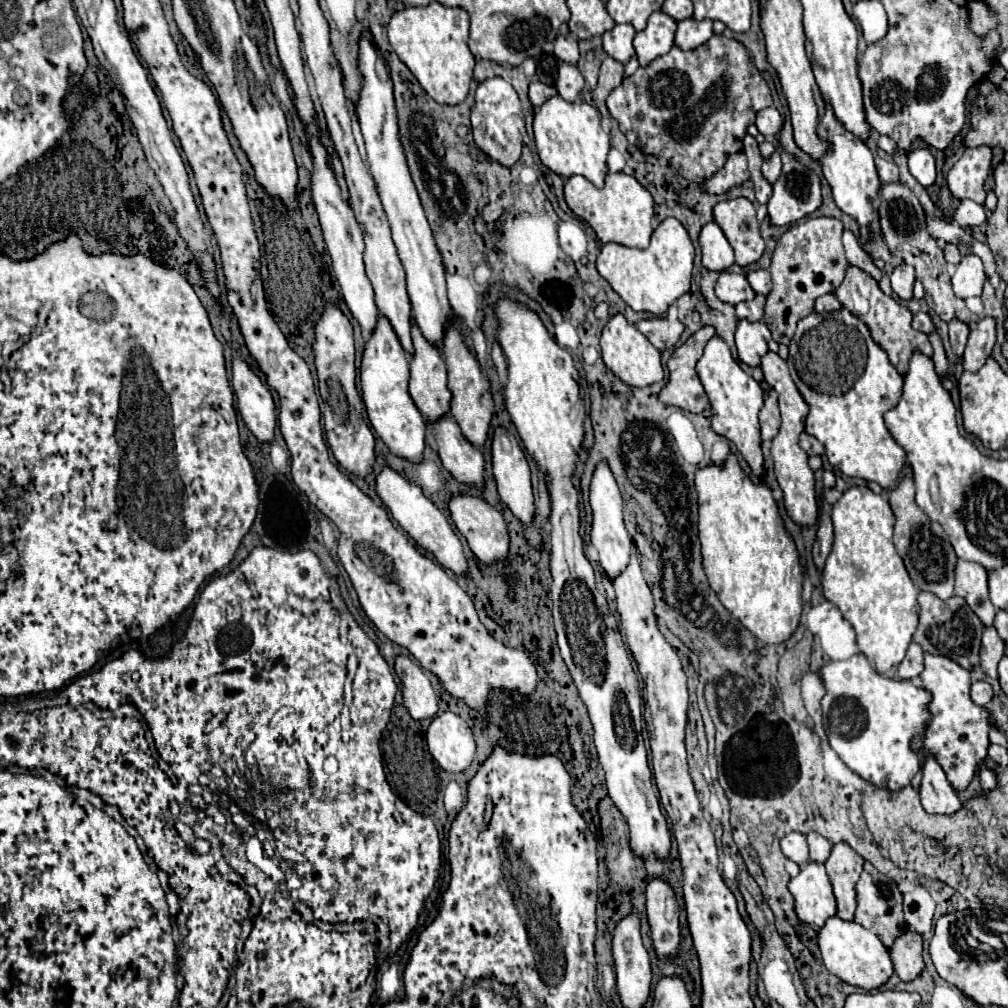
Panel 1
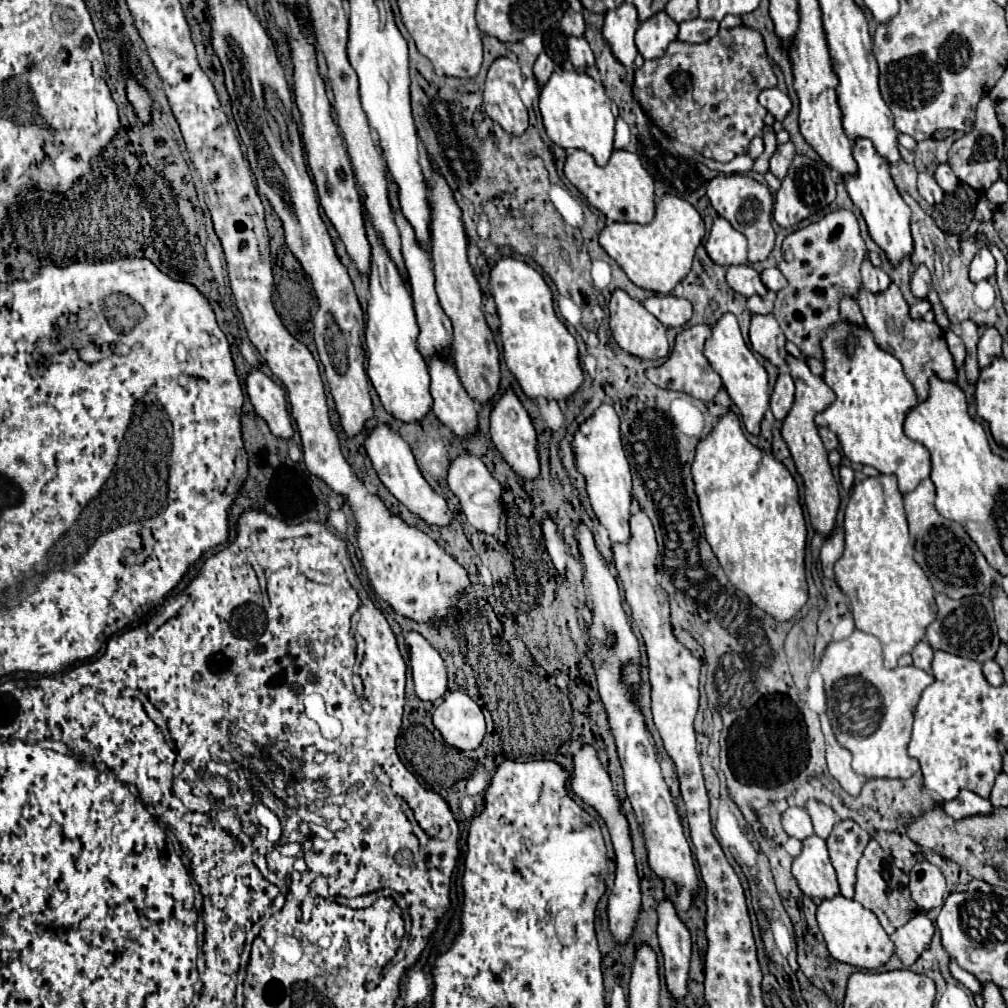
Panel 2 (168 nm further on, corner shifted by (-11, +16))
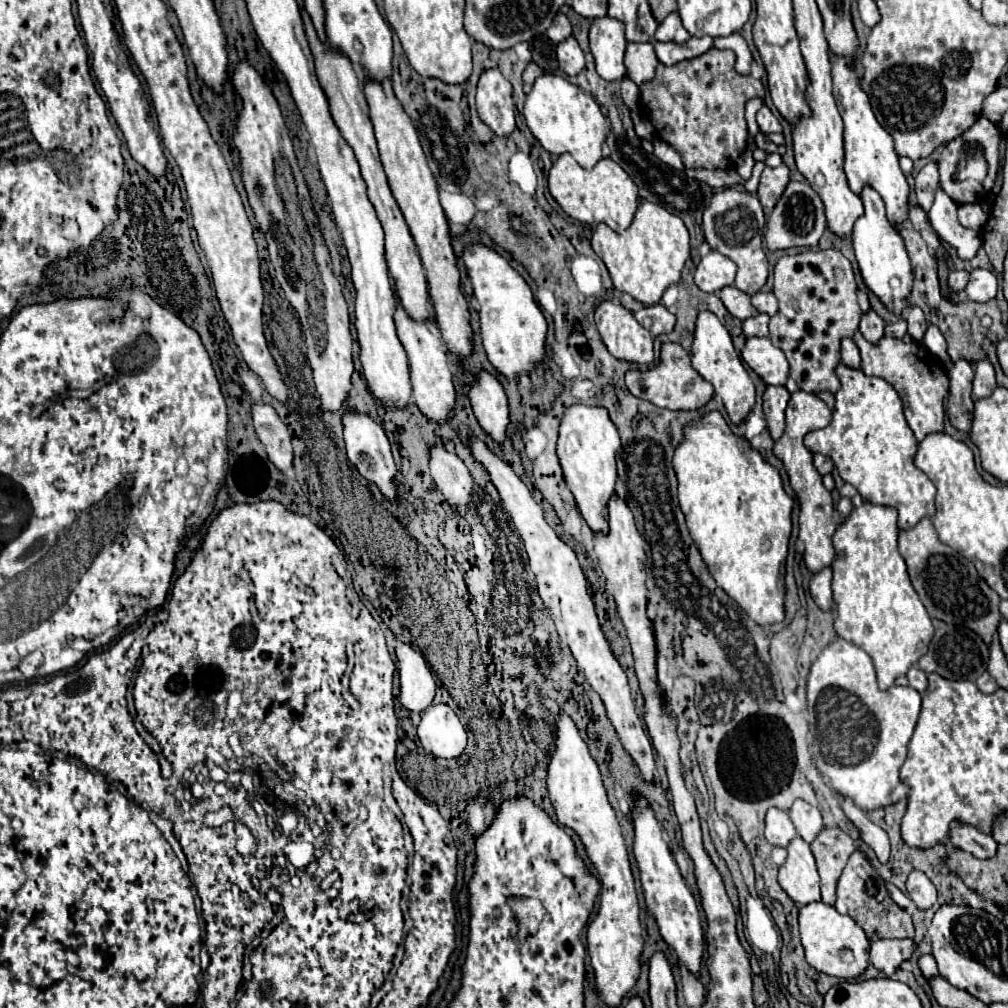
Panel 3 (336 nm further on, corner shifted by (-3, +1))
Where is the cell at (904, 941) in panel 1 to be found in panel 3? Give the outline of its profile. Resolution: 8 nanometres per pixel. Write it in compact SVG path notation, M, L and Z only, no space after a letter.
M878 939L870 943L870 963L886 973L892 975L902 961L910 959L914 951L912 939Z

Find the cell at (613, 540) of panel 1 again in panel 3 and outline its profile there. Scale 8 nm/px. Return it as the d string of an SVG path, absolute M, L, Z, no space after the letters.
M576 403L564 411L556 453L568 487L576 499L576 505L592 531L608 531L608 499L612 497L616 485L618 449L620 437L616 425L610 421L608 411L604 407L588 407Z

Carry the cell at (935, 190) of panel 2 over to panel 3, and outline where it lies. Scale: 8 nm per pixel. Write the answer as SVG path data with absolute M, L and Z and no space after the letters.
M928 163L920 169L918 177L916 177L916 199L920 205L932 205L934 195L936 195L936 187L938 187L938 167L936 163Z

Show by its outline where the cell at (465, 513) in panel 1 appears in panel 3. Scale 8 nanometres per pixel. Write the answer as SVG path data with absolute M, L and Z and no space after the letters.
M430 447L430 473L436 487L444 493L446 501L460 511L466 513L470 495L472 495L472 477L456 453L446 451L444 447Z

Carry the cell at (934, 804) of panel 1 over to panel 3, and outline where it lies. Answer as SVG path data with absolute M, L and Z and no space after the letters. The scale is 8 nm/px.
M954 821L950 827L950 843L956 849L972 853L978 859L990 859L998 849L998 843L992 839L992 835L980 833L976 827L958 821Z

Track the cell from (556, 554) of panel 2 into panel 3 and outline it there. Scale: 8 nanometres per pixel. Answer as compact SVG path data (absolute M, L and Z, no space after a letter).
M470 435L470 439L468 439L468 449L470 449L472 457L490 475L494 487L500 493L504 509L508 511L514 527L518 529L518 533L520 533L520 537L524 541L524 547L526 547L526 553L528 553L528 561L530 561L530 569L532 569L532 573L536 577L538 595L540 595L544 607L548 609L550 617L556 623L556 631L560 635L562 645L570 647L572 657L576 659L578 667L586 675L586 681L602 697L606 713L608 713L608 719L612 721L612 725L614 725L614 729L616 729L626 753L636 763L636 767L640 771L640 777L646 783L652 783L654 769L656 769L654 767L654 747L652 747L650 737L644 733L644 727L642 727L642 723L640 723L640 719L636 715L626 673L620 667L620 663L616 661L616 657L612 655L610 643L602 633L602 627L600 627L596 611L594 611L592 595L588 593L588 583L586 583L586 577L584 577L584 571L580 567L580 561L578 561L576 553L544 521L540 505L534 501L530 489L522 483L522 479L512 471L512 467L508 463L498 459L486 447L486 443L482 443L474 435Z

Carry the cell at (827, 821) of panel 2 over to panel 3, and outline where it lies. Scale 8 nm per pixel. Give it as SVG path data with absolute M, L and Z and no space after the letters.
M796 799L790 807L790 819L798 831L798 835L804 839L804 841L814 841L814 837L822 831L824 823L822 823L822 815L816 807L812 807L810 803L802 801L802 799Z

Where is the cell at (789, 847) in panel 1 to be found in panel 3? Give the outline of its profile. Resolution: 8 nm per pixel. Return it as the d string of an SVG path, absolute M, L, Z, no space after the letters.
M770 807L766 811L766 829L764 829L764 835L766 835L768 843L786 847L796 837L796 829L794 829L794 825L790 821L790 815L786 811Z

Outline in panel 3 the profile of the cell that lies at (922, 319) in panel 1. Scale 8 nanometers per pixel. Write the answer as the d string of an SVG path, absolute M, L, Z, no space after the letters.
M898 319L896 323L890 323L884 327L884 335L886 337L898 337L902 339L906 335L906 321L904 319Z

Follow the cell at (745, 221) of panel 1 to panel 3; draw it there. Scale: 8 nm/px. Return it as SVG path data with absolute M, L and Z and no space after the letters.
M728 187L724 191L718 191L712 197L710 207L704 211L704 221L702 221L704 239L714 251L726 255L738 265L736 287L746 295L758 293L768 279L768 261L762 251L764 227L766 227L766 217L762 213L760 201L756 199L756 195L744 191L742 187Z

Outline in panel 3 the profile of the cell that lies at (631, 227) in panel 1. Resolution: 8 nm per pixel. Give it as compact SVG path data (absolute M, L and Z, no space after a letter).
M570 153L558 155L548 173L548 191L566 215L580 223L606 223L614 231L630 227L638 209L638 191L630 175L612 159L600 159L592 169L582 169Z

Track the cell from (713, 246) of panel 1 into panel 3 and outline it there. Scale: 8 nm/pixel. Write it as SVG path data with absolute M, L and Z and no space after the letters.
M710 251L698 263L694 283L706 293L718 293L724 287L734 285L734 277L736 277L736 263L720 255L718 251Z

